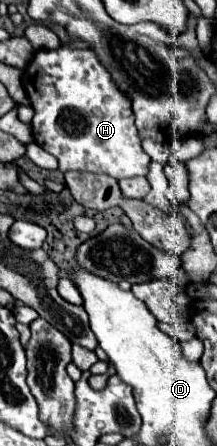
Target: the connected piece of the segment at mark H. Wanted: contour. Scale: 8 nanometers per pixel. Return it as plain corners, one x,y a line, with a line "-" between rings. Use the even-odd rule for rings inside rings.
69,46
39,50
23,72
23,88
35,110
33,138
59,160
61,172
87,170
117,180
147,174
151,158
141,148
131,104
95,52

